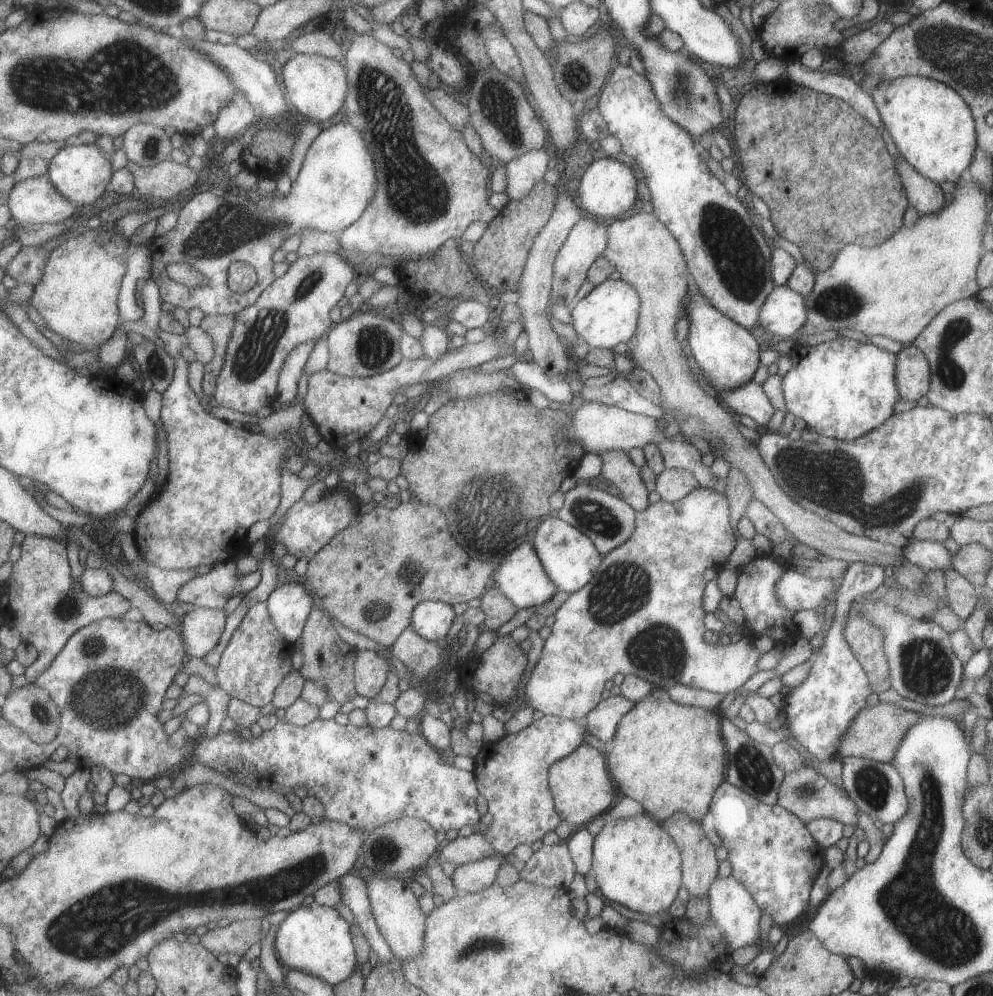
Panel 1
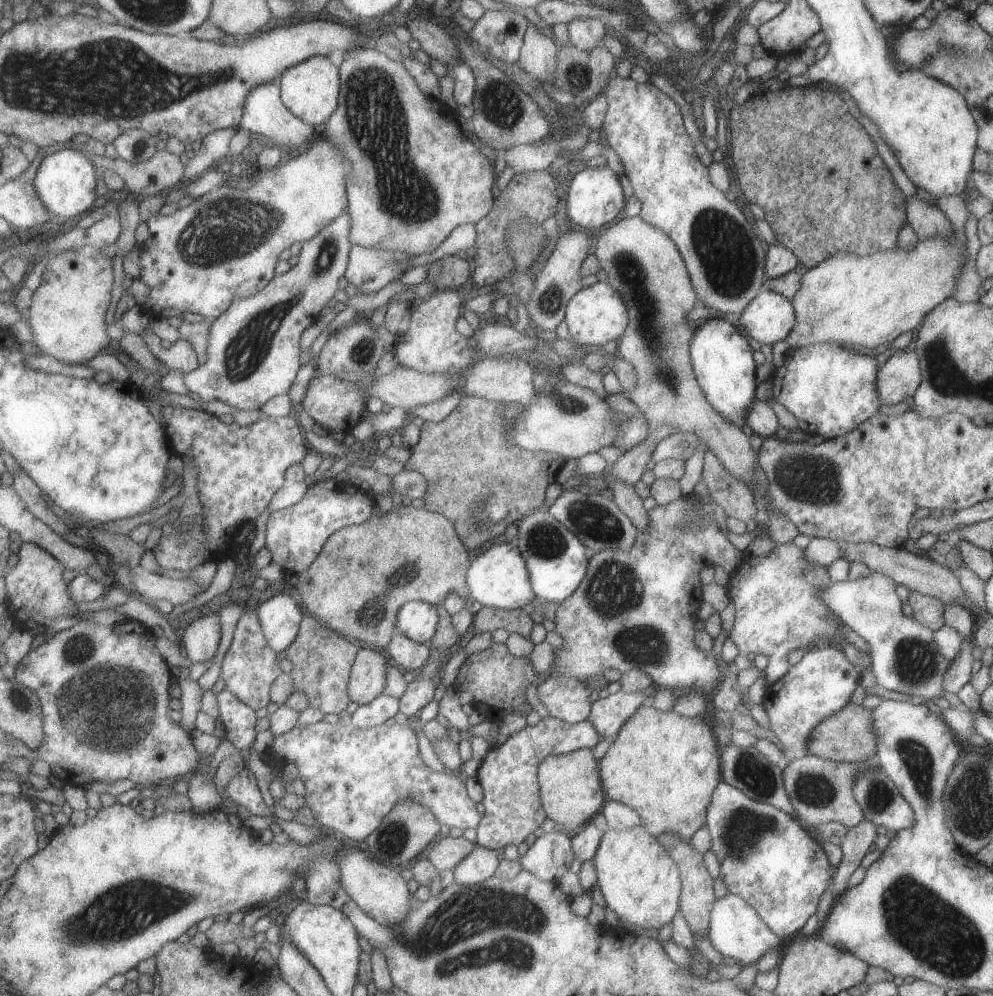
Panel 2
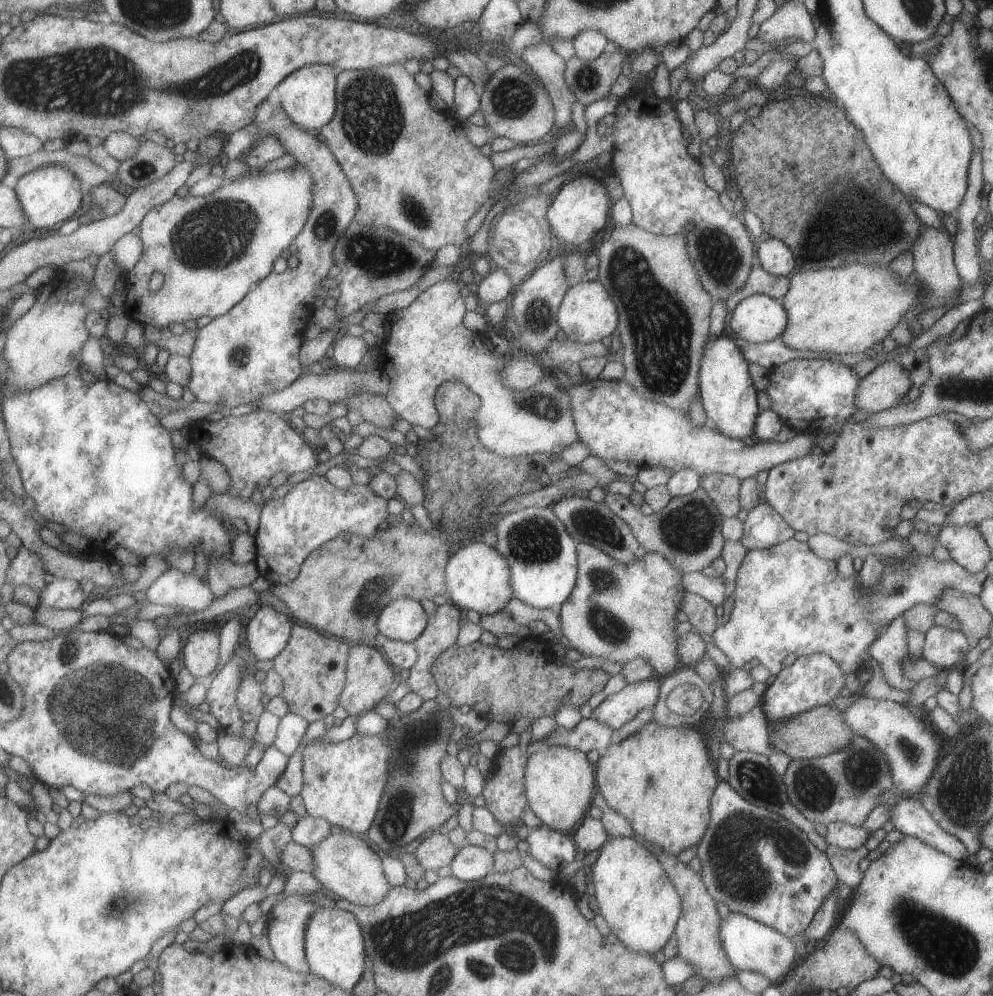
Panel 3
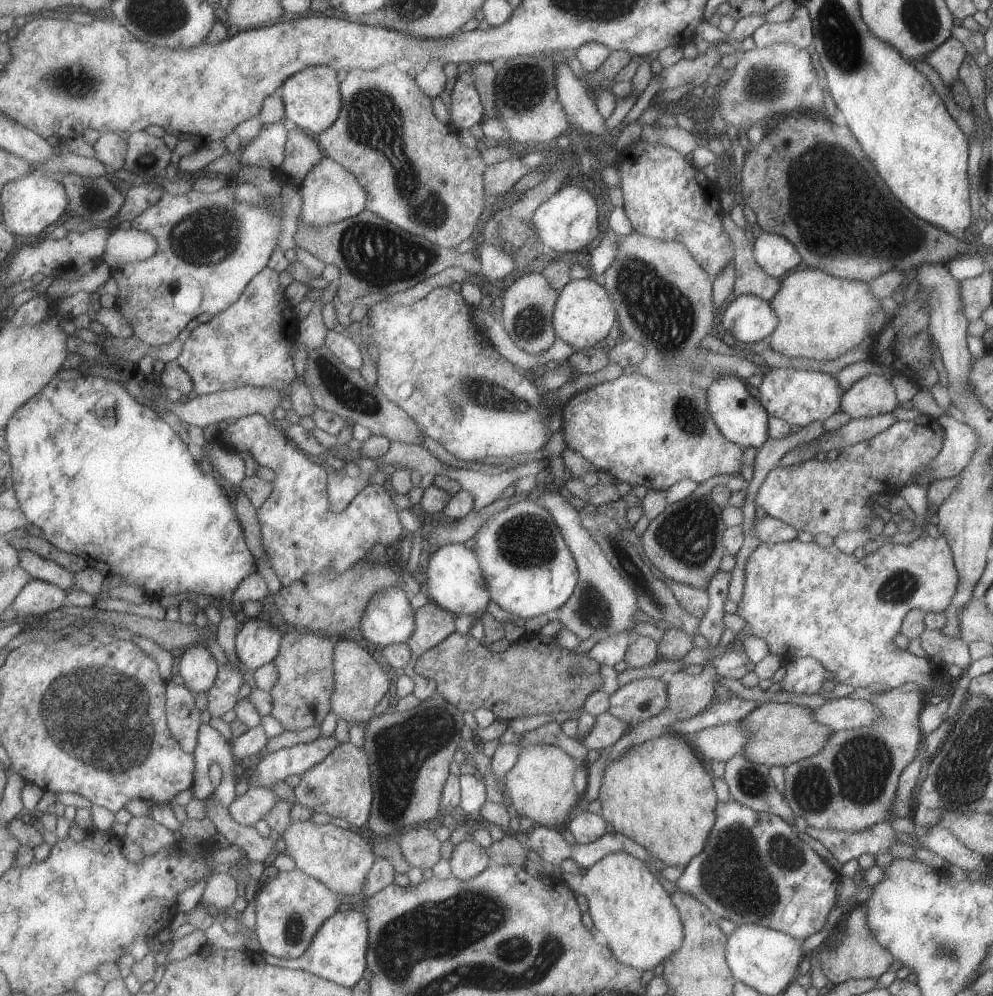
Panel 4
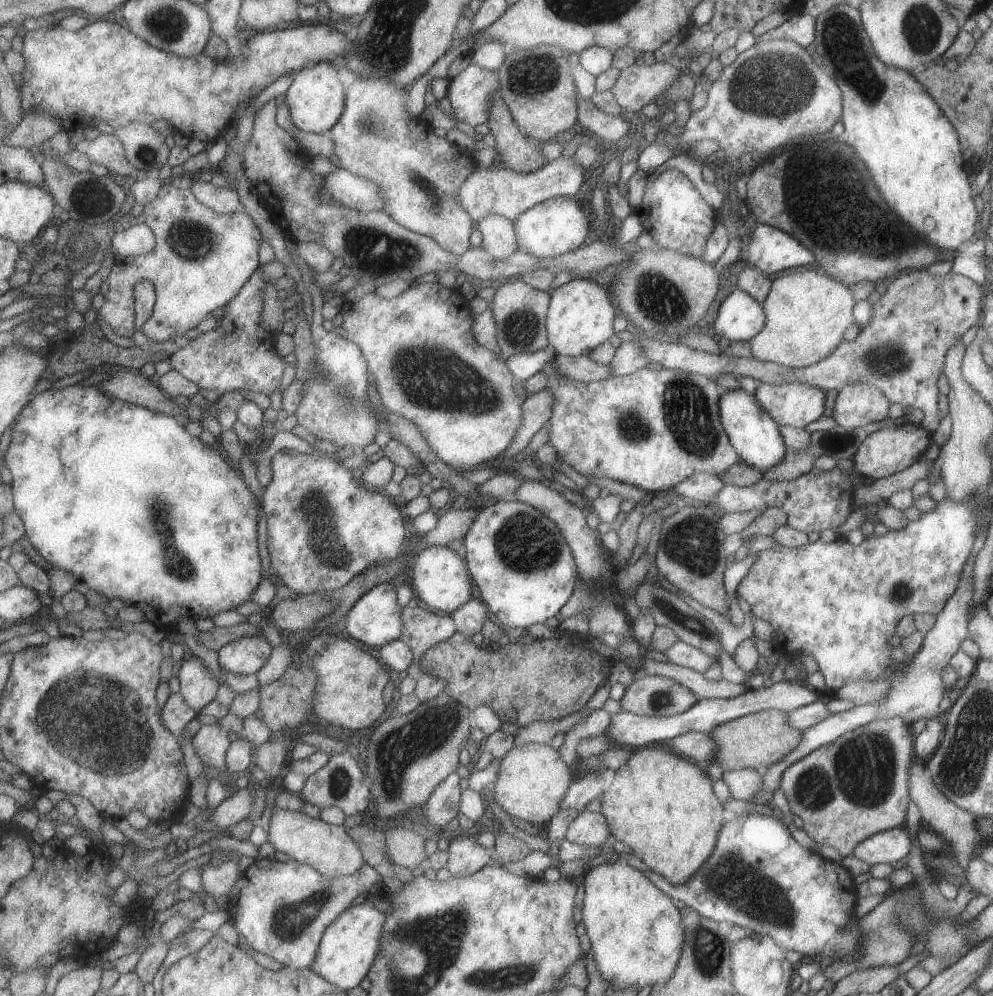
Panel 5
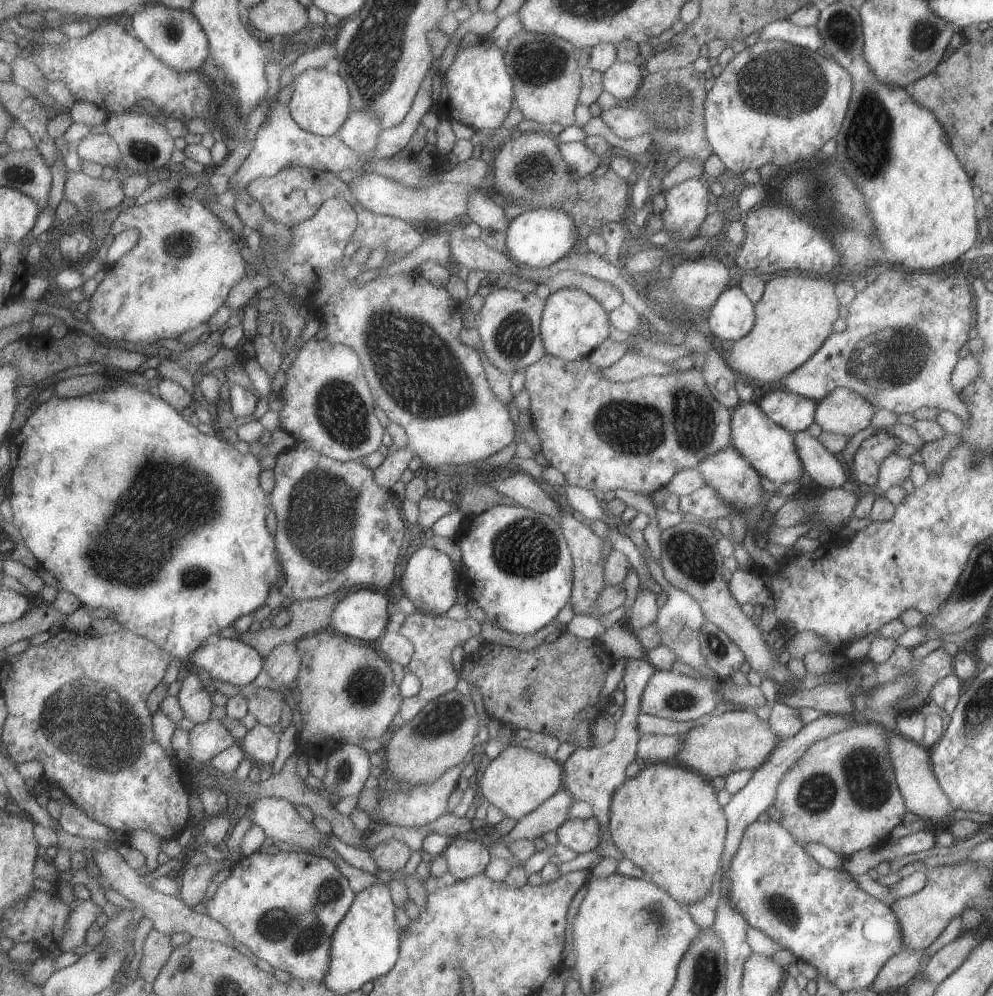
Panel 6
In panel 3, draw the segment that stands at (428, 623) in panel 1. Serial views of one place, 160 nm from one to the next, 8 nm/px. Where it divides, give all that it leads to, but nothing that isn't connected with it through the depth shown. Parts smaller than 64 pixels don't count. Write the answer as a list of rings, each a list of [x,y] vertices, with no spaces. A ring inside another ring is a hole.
[[[397,598],[383,608],[378,628],[381,637],[413,643],[427,630],[429,618],[421,602]]]

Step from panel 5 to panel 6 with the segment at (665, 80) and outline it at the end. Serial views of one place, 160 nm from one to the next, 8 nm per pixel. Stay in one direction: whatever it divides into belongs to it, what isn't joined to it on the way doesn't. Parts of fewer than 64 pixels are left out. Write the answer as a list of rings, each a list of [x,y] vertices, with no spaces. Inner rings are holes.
[[[615,59],[611,66],[602,73],[602,90],[617,100],[625,99],[629,102],[639,88],[643,75],[642,67]]]

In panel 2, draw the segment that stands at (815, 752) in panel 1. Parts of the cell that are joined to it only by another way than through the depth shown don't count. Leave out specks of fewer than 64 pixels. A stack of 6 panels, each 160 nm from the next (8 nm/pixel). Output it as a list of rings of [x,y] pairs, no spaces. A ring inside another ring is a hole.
[[[833,646],[813,647],[766,689],[761,705],[769,718],[769,730],[780,743],[777,748],[787,763],[807,755],[807,738],[815,724],[849,703],[849,697],[860,683],[860,675],[850,662],[842,650]]]

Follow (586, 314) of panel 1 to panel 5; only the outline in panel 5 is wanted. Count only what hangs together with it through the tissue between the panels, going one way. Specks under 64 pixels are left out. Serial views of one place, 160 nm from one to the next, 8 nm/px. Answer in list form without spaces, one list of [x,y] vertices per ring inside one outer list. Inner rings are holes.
[[[594,276],[570,280],[551,291],[546,312],[546,337],[555,355],[587,355],[594,346],[610,340],[614,333],[614,314],[608,295],[608,289],[601,286]]]

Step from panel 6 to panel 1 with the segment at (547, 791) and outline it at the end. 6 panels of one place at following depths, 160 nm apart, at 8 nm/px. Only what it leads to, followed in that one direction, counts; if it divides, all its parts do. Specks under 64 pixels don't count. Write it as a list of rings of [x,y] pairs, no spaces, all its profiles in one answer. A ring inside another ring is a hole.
[[[590,742],[581,744],[567,757],[552,764],[548,779],[554,810],[561,816],[561,820],[573,829],[586,826],[592,820],[601,817],[601,813],[613,804],[615,792],[609,778],[605,755],[593,748]]]

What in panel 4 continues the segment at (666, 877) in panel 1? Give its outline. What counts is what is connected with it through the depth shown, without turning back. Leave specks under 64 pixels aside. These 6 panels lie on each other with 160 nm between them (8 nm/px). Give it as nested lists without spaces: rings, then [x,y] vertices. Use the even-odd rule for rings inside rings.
[[[626,852],[606,854],[581,875],[565,876],[565,883],[575,894],[585,895],[593,928],[616,961],[645,971],[681,946],[683,929],[678,910],[642,860]]]

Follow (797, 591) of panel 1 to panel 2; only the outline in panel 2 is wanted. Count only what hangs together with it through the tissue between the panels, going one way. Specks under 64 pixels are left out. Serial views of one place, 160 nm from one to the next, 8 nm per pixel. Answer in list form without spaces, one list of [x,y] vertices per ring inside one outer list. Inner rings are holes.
[[[871,571],[869,576],[857,580],[831,582],[821,588],[821,594],[817,590],[815,596],[821,596],[821,602],[840,622],[870,647],[867,653],[871,657],[869,670],[880,687],[908,696],[919,696],[930,703],[943,694],[941,678],[950,661],[941,656],[937,644],[933,642],[933,631],[923,628],[912,617],[903,616],[902,602],[895,588],[891,578]]]

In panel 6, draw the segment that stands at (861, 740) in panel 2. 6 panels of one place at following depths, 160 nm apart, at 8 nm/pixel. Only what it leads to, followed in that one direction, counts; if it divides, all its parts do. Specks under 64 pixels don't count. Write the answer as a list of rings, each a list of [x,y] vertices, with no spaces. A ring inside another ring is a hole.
[[[753,710],[725,711],[719,716],[709,717],[683,734],[683,748],[676,754],[676,762],[694,770],[708,780],[737,772],[741,769],[754,771],[774,752],[779,744],[777,735],[768,721],[763,721]]]

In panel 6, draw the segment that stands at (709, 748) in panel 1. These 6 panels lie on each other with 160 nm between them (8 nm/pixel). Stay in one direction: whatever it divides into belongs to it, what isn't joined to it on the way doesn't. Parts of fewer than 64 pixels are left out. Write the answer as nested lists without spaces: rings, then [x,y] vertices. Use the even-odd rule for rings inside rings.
[[[649,762],[633,777],[627,777],[611,793],[609,801],[609,840],[644,872],[646,881],[662,888],[681,906],[700,901],[711,892],[720,868],[726,837],[726,818],[710,780],[683,764]]]

